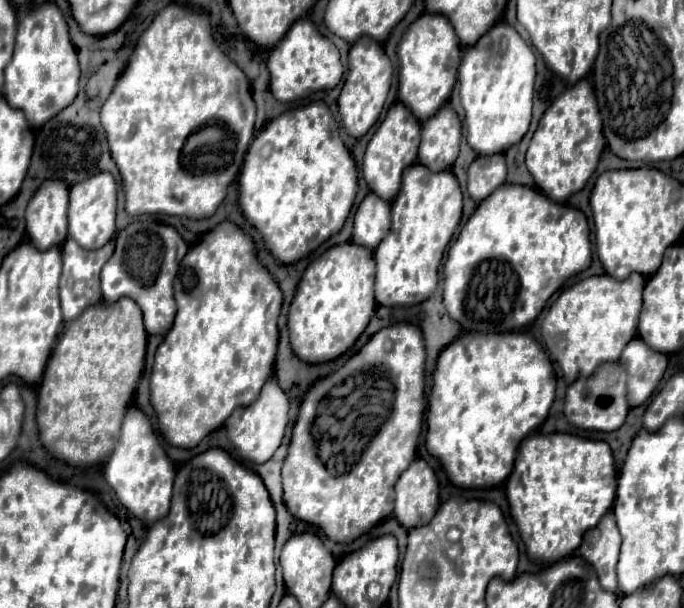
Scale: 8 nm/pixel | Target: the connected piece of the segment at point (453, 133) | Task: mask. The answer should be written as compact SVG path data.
M446 104L430 120L422 124L422 142L418 162L430 172L442 172L452 168L460 152L462 126L456 112Z

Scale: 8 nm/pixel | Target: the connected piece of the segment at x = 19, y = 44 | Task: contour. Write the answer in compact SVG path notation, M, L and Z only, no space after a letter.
M42 4L20 20L14 56L4 74L6 82L2 94L8 104L12 104L12 108L20 108L24 112L30 128L44 126L50 118L56 116L56 112L72 104L78 94L80 66L76 50L70 42L68 26L56 4Z

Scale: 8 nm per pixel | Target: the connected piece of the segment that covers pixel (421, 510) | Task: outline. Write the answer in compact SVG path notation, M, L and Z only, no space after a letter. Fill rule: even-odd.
M416 458L396 482L394 518L406 530L428 524L438 510L438 482L434 470Z

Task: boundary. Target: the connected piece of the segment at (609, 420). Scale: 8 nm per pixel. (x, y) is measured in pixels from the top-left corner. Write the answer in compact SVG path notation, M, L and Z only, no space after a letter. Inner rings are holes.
M608 362L598 366L598 370L590 378L578 378L566 392L564 416L572 426L580 430L614 432L624 424L626 414L628 414L626 372L618 362Z

